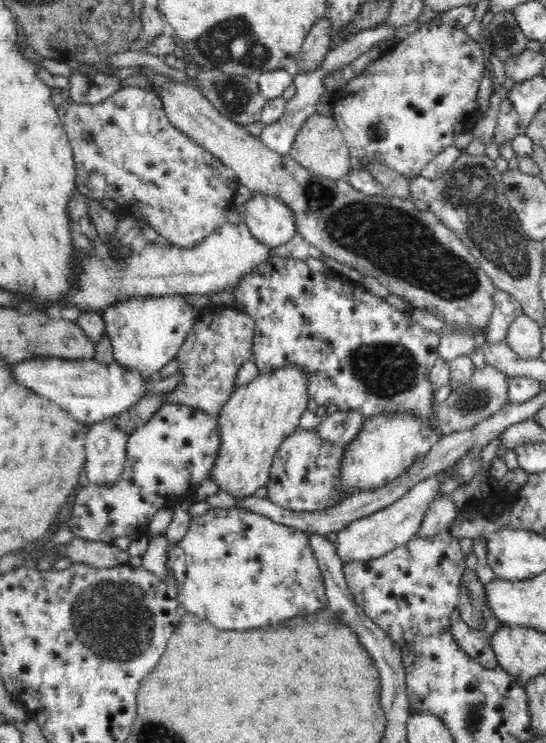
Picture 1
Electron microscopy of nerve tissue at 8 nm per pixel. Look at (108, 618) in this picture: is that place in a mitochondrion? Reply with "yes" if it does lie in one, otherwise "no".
yes

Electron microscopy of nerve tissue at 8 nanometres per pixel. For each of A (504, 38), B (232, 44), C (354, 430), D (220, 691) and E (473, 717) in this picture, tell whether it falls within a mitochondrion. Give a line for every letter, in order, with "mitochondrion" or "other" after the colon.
A: mitochondrion
B: mitochondrion
C: other
D: other
E: mitochondrion

